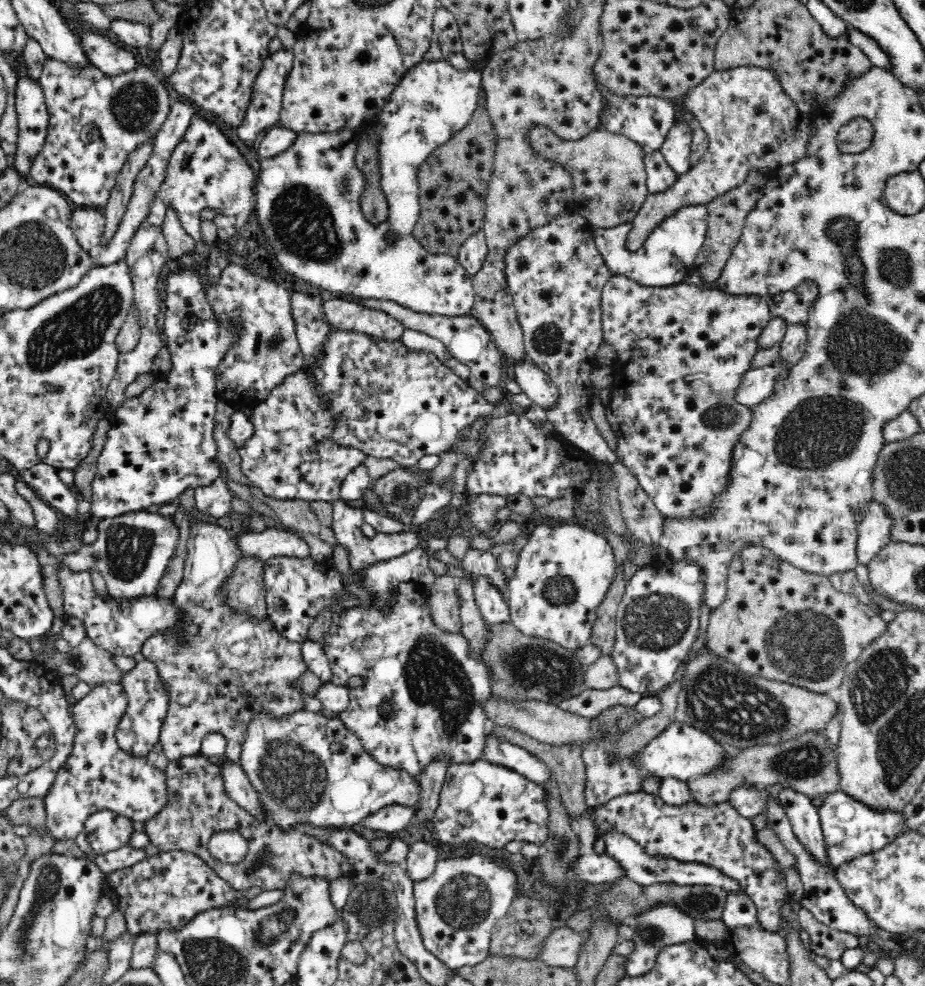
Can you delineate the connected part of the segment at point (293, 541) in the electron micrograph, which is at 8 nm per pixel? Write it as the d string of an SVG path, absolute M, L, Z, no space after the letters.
M280 527L266 528L262 532L252 532L242 536L239 536L241 541L241 547L244 548L244 555L259 554L264 560L268 560L273 556L284 555L284 556L308 556L308 543L305 539L295 534L288 529Z

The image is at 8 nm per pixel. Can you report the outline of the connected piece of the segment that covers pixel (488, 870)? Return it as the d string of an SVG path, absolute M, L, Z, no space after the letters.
M488 857L440 861L432 876L413 883L415 927L423 946L451 970L482 962L488 957L493 929L516 896L516 886L515 873Z

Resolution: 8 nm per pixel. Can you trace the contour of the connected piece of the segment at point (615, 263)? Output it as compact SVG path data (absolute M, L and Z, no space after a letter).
M692 205L681 208L657 226L638 247L630 247L631 230L631 222L610 227L597 227L595 230L597 247L601 249L611 272L629 273L634 280L640 281L643 285L676 285L692 268L698 252L702 250L704 238L706 238L706 207Z

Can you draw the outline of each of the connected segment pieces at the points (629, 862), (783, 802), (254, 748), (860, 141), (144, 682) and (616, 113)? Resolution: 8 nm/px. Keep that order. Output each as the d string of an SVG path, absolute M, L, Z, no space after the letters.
M606 829L602 834L604 837L604 855L614 860L615 865L620 867L621 872L631 878L634 882L642 885L652 883L674 883L677 885L706 885L719 886L729 893L736 895L746 895L747 892L742 888L742 883L734 878L730 878L715 866L698 864L696 862L679 862L672 858L662 858L660 856L647 856L642 846L634 840L632 836L625 832Z
M788 788L778 789L779 805L784 808L791 830L799 844L805 849L813 862L822 865L826 873L834 874L836 866L830 861L830 853L819 820L819 811L810 798L792 792Z
M306 710L295 712L290 718L284 719L282 722L272 719L270 715L262 715L260 718L254 719L253 723L249 726L249 735L242 745L241 760L239 763L245 770L246 775L250 777L252 785L260 790L262 803L266 803L266 809L272 813L274 822L270 824L280 825L280 827L284 827L284 829L295 829L297 823L300 821L308 821L312 825L324 828L345 829L361 823L367 815L376 813L382 808L398 805L404 808L410 808L413 814L417 816L418 823L424 825L426 830L430 830L430 832L436 830L434 820L430 819L430 817L426 817L426 814L422 814L422 798L424 798L425 795L425 788L422 787L421 778L418 777L416 773L408 772L401 768L392 768L388 764L382 764L380 760L374 758L374 756L363 747L360 739L358 739L350 729L346 728L339 718L331 719L322 714L308 712Z
M864 118L847 122L836 134L837 149L844 154L860 154L867 151L874 140L872 123Z
M145 659L137 662L136 668L127 671L123 680L124 688L127 692L127 702L122 716L118 718L115 735L118 744L129 752L148 753L152 744L159 738L161 726L164 724L169 704L169 685L165 683L161 676L160 668L153 660Z
M594 65L590 66L590 71L594 77L594 85L601 95L600 101L602 101L602 108L598 114L598 128L604 128L607 131L617 129L619 132L625 133L634 142L641 144L645 152L660 149L662 142L664 142L664 136L676 119L675 102L658 96L618 95L614 93L612 88L599 80L597 70L593 70Z

